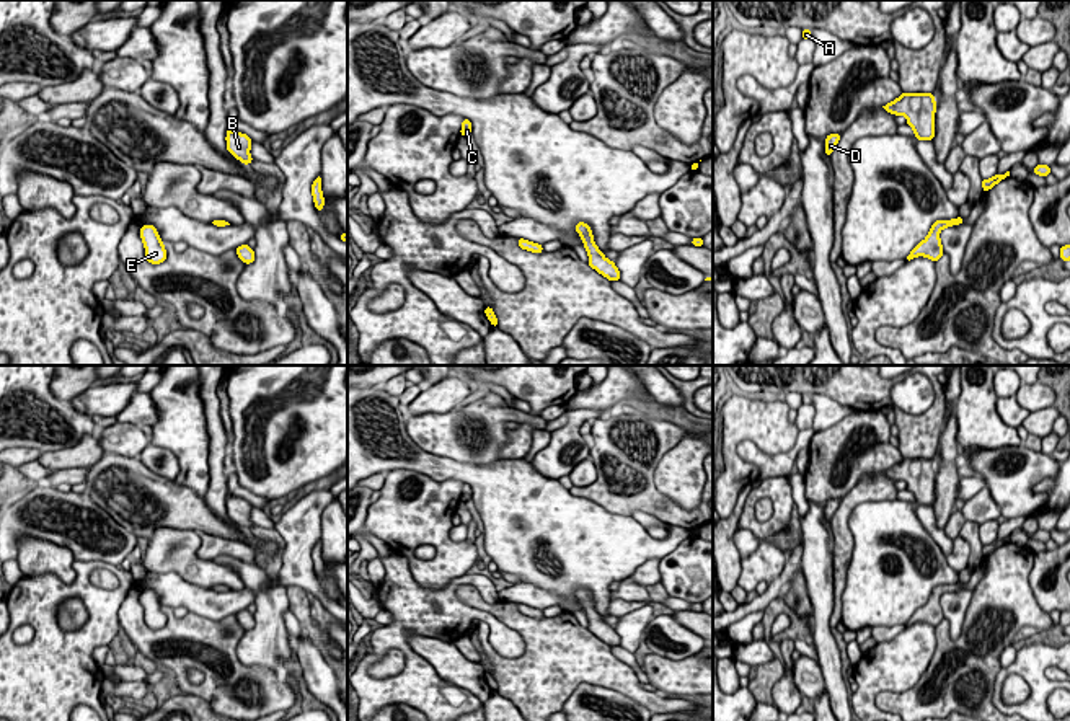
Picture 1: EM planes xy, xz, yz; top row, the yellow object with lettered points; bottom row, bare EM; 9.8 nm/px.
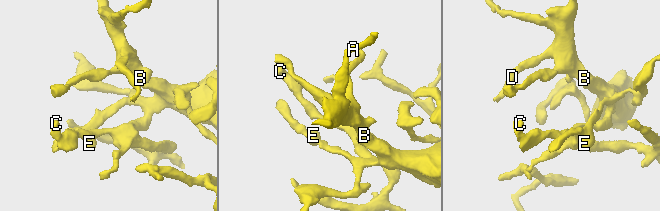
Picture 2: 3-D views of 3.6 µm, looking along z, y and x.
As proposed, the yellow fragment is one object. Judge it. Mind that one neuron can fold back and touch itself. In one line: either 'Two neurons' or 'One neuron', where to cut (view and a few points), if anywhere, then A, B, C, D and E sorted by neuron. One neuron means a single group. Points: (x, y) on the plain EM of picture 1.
One neuron. No split. Groups: A B C D E

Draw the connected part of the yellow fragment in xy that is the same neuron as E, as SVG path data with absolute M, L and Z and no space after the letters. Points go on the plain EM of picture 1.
M142 591L139 597L144 612L145 612L145 623L152 630L160 630L166 625L166 615L163 607L155 594L155 591Z

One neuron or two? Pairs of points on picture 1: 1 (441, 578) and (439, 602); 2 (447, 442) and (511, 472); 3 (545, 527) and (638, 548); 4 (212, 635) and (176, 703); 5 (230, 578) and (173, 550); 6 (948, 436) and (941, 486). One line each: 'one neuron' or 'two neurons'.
1: two neurons
2: two neurons
3: one neuron
4: two neurons
5: one neuron
6: one neuron

